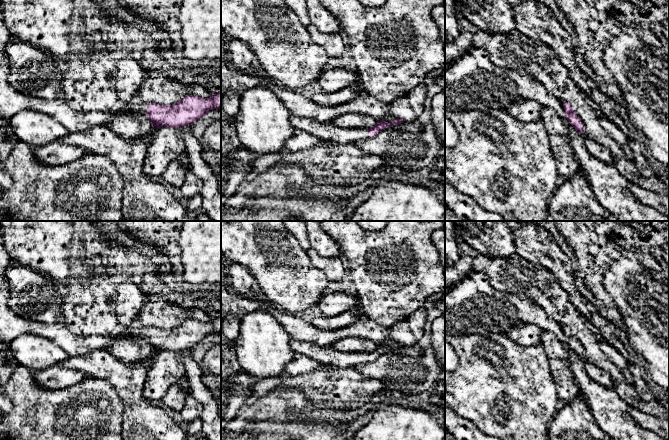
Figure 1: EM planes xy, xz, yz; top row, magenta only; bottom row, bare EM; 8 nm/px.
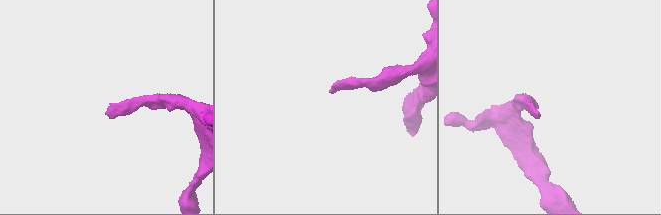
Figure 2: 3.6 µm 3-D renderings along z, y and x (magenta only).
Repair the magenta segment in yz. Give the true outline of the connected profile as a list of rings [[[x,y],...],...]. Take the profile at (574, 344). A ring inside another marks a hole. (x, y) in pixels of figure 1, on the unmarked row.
[[[564,325],[563,331],[565,333],[566,342],[569,347],[576,353],[578,357],[582,358],[584,355],[584,349],[571,329],[568,326]]]

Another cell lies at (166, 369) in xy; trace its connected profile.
[[[167,350],[159,351],[147,368],[142,395],[151,402],[162,400],[174,384],[189,393],[189,381],[178,354]]]

